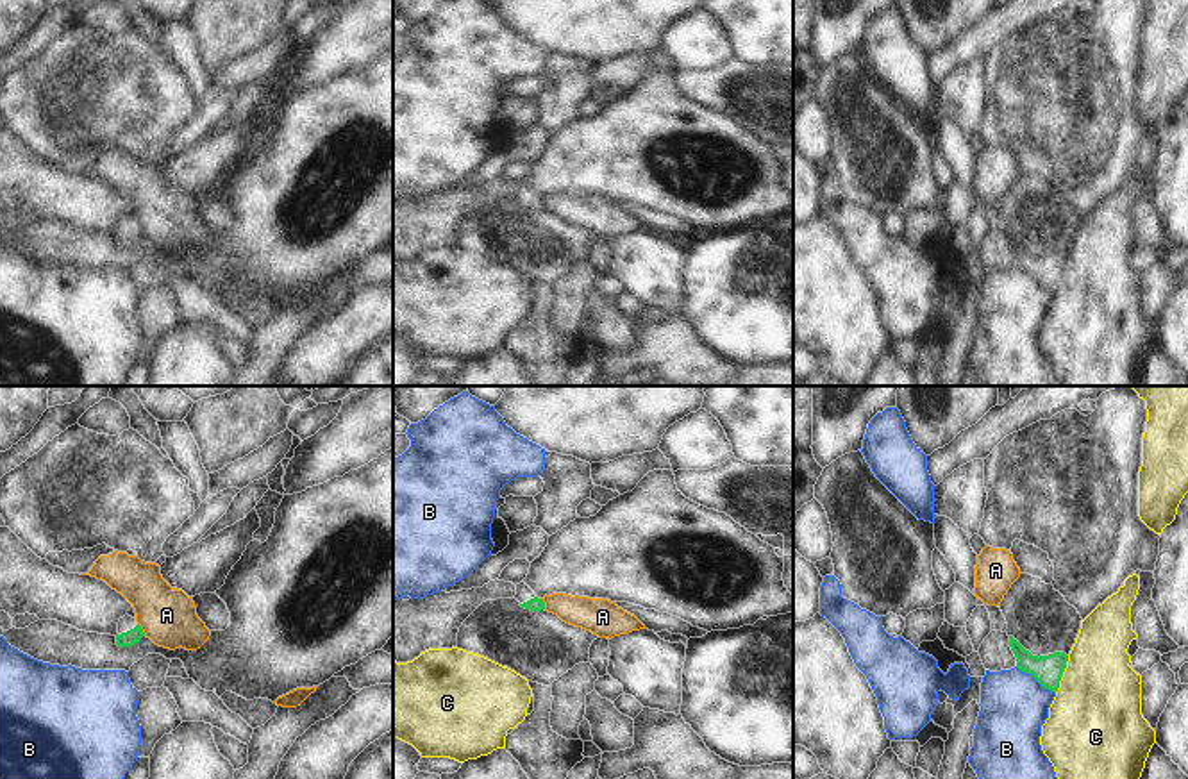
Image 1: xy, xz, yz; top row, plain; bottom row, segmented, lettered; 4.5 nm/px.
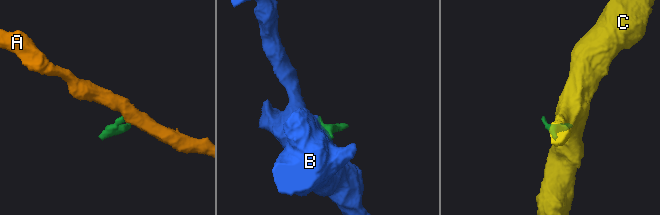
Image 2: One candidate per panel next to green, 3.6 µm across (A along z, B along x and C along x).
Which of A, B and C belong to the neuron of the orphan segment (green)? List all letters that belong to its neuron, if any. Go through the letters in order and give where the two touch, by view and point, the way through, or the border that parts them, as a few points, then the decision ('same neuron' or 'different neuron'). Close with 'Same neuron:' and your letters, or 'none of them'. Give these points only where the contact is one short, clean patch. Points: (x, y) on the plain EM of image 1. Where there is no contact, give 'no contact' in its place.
A: meets green in xy at (142, 229); border along xy (138, 222), (145, 234); different neuron
B: meets green in yz at (1035, 277); border along yz (1015, 267), (1029, 272), (1054, 293); different neuron
C: meets green in yz at (1062, 274); border along yz (1069, 256), (1060, 286), (1054, 292); different neuron
Same neuron: none of them

